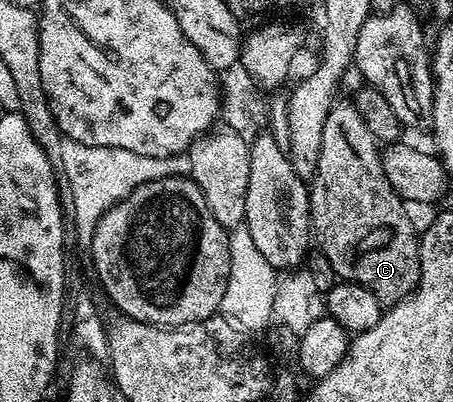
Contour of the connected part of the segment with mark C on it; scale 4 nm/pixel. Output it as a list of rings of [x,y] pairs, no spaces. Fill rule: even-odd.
[[[344,98],[338,99],[327,114],[327,122],[323,126],[323,146],[321,153],[317,159],[317,169],[313,175],[311,183],[308,185],[309,190],[309,222],[311,225],[312,235],[315,237],[315,244],[321,247],[321,252],[325,255],[327,263],[333,267],[333,272],[342,281],[350,284],[358,284],[367,290],[371,290],[371,294],[375,294],[375,298],[379,298],[379,302],[383,306],[392,306],[400,302],[403,298],[407,298],[417,289],[419,282],[419,274],[421,273],[421,246],[419,243],[418,229],[413,229],[413,224],[409,221],[409,216],[405,213],[406,205],[403,203],[397,191],[391,186],[391,182],[387,182],[387,174],[383,174],[383,166],[381,165],[381,152],[379,144],[373,141],[373,132],[365,125],[365,120],[361,117],[361,112],[349,100]]]

